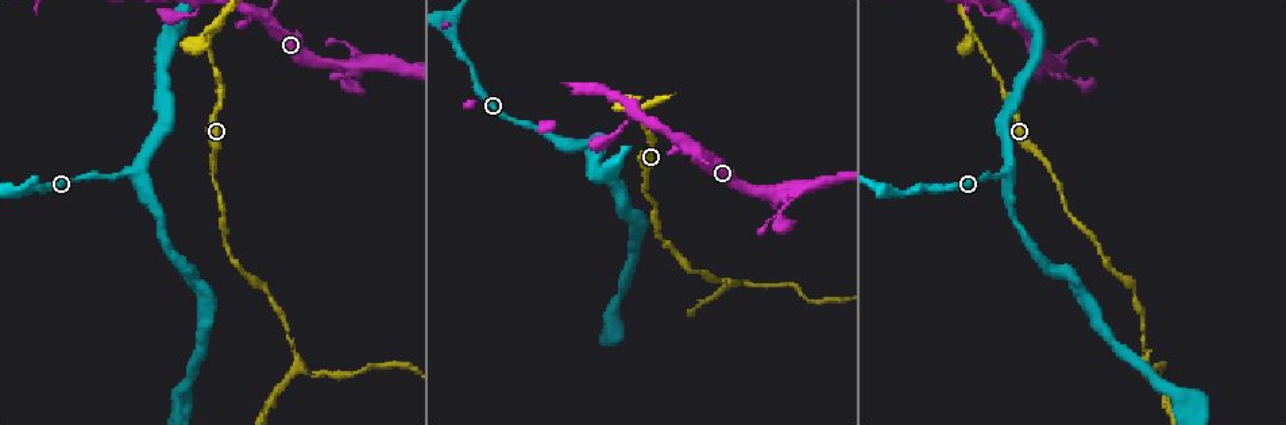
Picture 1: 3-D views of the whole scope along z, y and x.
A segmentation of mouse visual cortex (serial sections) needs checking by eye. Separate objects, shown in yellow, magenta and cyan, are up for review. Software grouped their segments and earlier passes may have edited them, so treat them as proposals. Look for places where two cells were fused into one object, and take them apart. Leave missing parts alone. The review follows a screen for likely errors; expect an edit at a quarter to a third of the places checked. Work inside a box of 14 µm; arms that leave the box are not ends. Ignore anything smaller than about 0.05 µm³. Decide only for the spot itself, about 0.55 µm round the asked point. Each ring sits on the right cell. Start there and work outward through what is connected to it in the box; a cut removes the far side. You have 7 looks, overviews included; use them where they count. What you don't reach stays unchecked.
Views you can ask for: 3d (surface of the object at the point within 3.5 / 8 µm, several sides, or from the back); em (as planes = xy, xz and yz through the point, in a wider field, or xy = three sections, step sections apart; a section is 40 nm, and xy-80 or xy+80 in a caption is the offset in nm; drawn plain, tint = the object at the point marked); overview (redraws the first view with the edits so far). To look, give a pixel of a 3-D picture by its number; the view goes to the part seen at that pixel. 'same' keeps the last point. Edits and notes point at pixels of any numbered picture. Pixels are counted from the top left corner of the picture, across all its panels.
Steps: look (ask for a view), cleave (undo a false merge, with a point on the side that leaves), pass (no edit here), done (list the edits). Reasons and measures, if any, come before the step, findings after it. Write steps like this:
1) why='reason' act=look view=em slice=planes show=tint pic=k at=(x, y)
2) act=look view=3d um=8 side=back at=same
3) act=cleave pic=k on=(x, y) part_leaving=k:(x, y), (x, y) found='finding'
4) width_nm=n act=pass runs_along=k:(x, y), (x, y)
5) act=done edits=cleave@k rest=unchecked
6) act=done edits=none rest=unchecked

why='looks like a crossing' act=look view=3d um=3.5 pic=1 at=(336, 63)

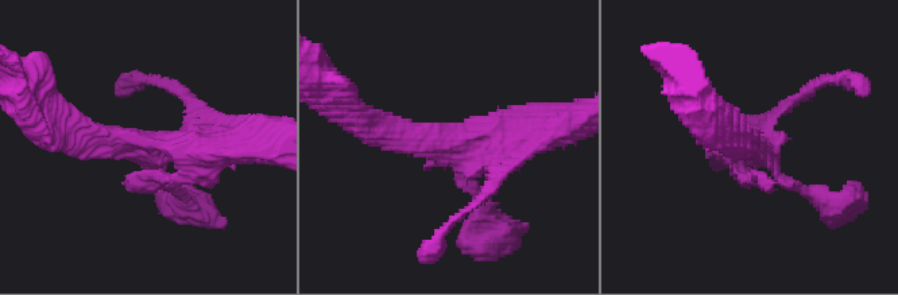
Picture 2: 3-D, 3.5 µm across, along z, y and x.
act=look view=em slice=xy step=2 show=tint pic=2 at=(144, 142)

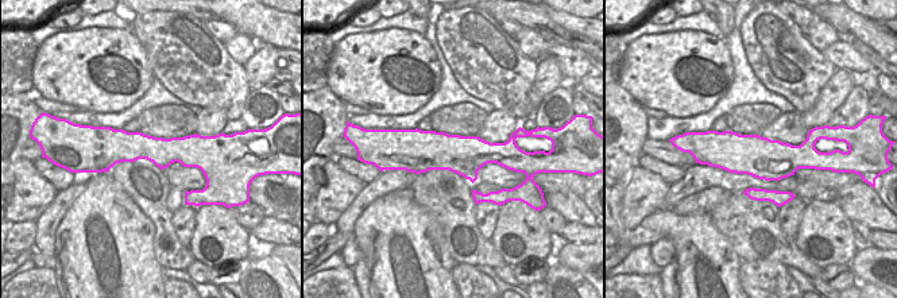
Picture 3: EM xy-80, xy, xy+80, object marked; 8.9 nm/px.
act=look view=em slice=xy step=1 show=tint at=same

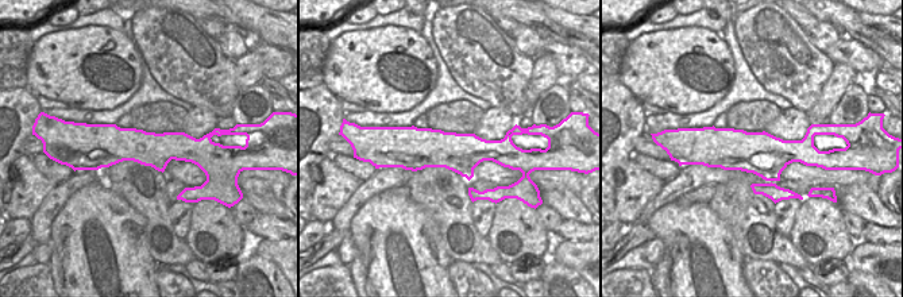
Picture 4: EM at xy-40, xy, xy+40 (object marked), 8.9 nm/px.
act=pass found='one cell here'

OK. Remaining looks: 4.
why='arms part here' act=look view=3d um=8 side=back pic=1 at=(210, 28)

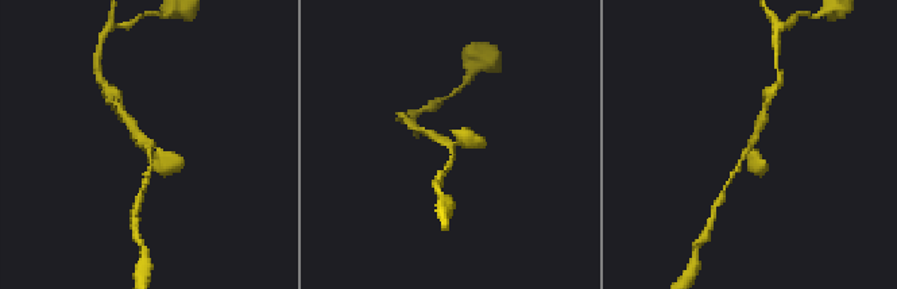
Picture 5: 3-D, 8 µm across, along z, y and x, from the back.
arms=3 arm_widths_nm=150,200,300 act=look view=em slice=xy step=2 show=tint pic=5 at=(146, 145)

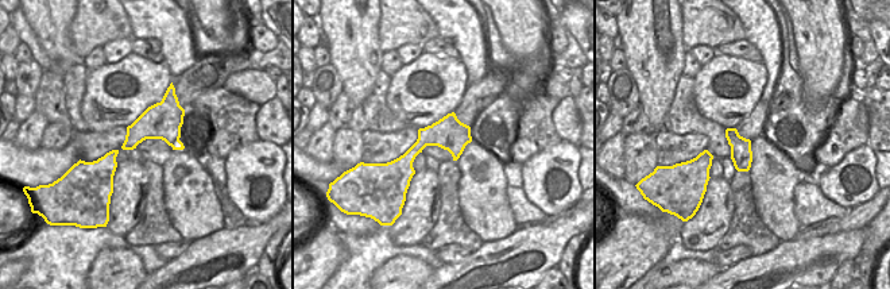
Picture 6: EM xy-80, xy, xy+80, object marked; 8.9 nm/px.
act=pass runs_along=6:(170, 91), (109, 158), (109, 188) found='all the same cell'

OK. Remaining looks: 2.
why='three-way junction' act=look view=3d um=3.5 pic=1 at=(729, 282)

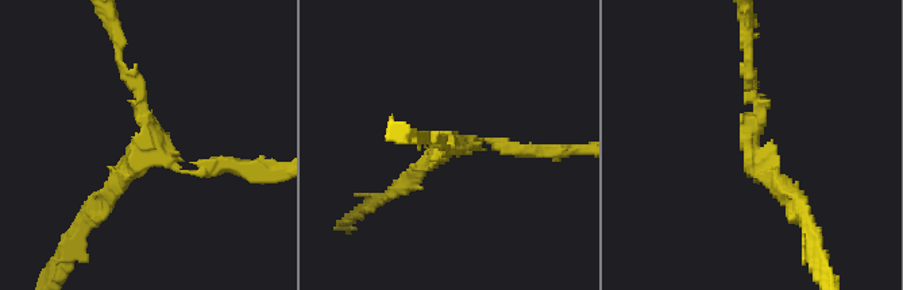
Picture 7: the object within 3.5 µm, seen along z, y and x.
arms=3 arm_widths_nm=150,150,200 why='need the tissue' act=look view=em slice=xy step=5 show=tint pic=7 at=(148, 146)

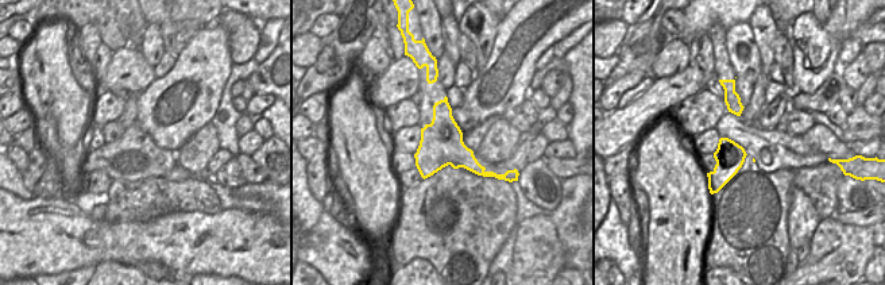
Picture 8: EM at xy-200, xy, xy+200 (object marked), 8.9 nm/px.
act=pass runs_along=7:(122, 66), (166, 162), (230, 166) found='continuous, no second cell'

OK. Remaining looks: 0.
act=done edits=none rest=unchecked

